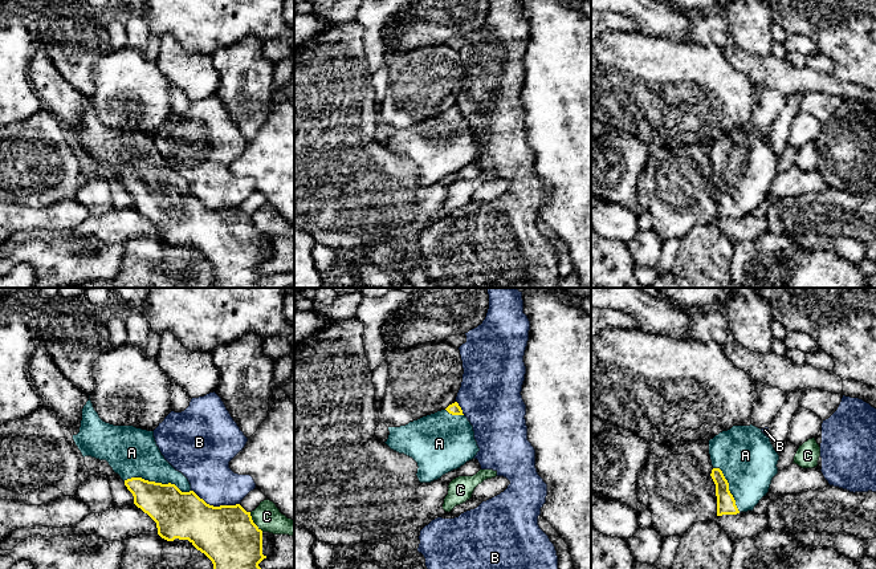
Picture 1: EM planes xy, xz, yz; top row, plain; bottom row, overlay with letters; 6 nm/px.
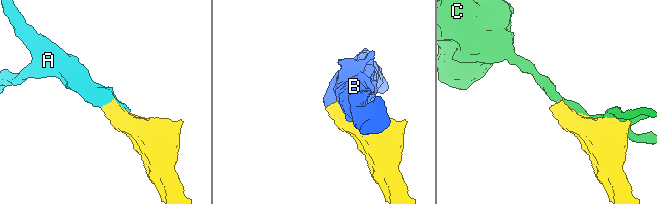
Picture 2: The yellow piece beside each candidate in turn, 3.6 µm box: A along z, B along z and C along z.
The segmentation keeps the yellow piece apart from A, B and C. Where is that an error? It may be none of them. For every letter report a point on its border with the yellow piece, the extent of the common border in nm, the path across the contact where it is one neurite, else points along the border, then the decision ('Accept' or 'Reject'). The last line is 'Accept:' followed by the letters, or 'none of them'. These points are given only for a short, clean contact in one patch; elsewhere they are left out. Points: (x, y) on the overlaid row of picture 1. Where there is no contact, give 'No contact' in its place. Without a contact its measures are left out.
A: Touches yellow at xy (158, 483). Shared border 420 nm. Accept
B: Touches yellow at xy (216, 507). Shared border 300 nm. Reject
C: Touches yellow at xy (252, 521). Shared border 150 nm. Reject
Accept: A

